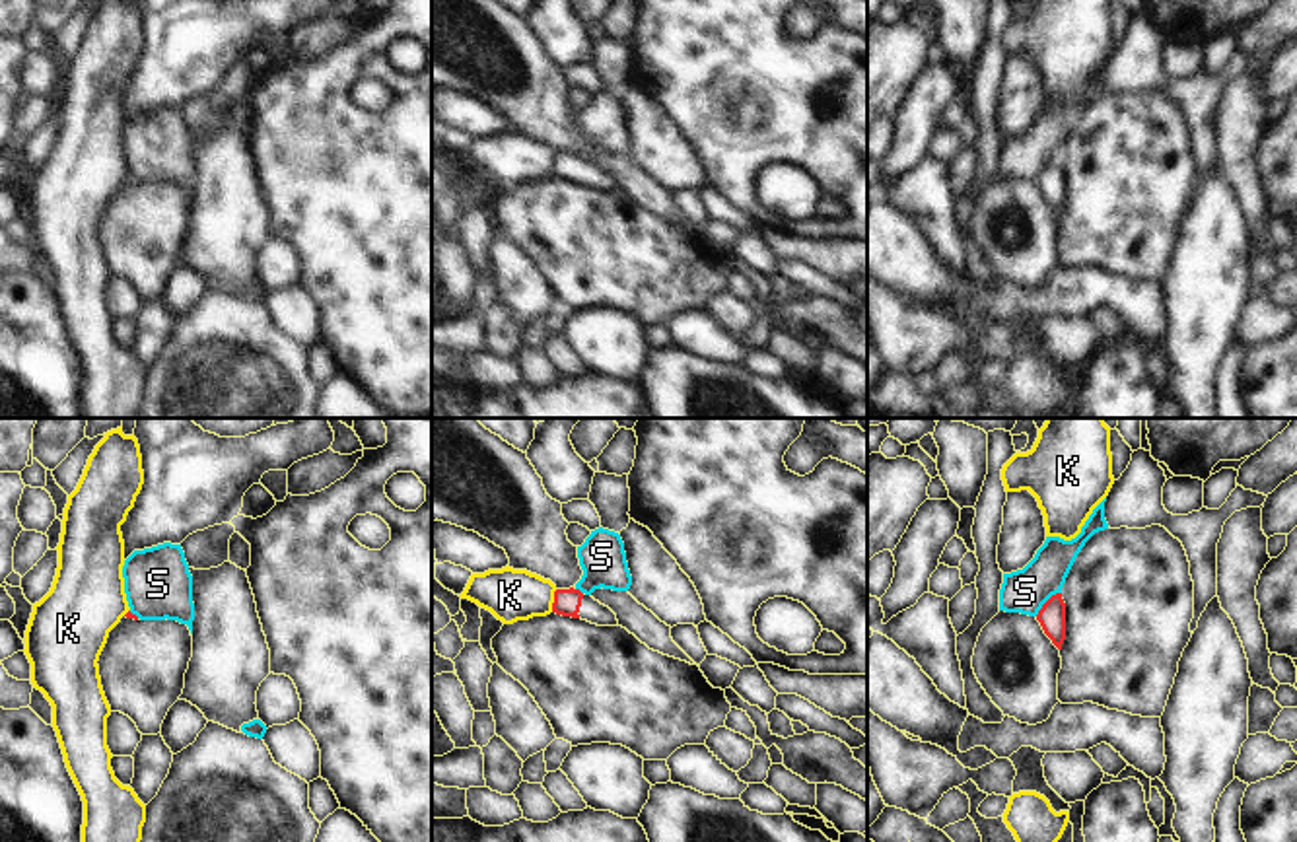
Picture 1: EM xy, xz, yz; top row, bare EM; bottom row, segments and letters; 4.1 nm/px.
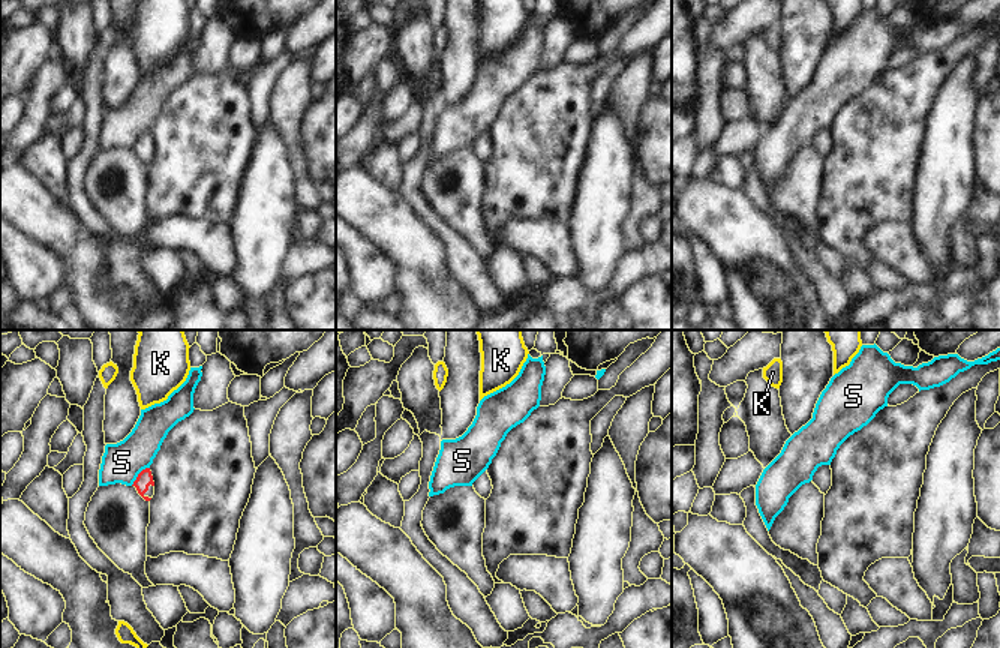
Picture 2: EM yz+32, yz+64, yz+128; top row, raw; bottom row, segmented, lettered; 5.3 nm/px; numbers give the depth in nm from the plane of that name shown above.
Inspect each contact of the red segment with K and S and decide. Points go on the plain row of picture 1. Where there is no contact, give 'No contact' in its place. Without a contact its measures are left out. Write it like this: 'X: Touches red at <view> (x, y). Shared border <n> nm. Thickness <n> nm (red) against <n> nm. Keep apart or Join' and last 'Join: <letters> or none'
K: Touches red at xz (555, 166). Shared border 100 nm. Thickness 110 nm (red) against 220 nm. Keep apart
S: Touches red at yz (1047, 166). Shared border 150 nm. Thickness 110 nm (red) against 180 nm. Keep apart
Join: none.

